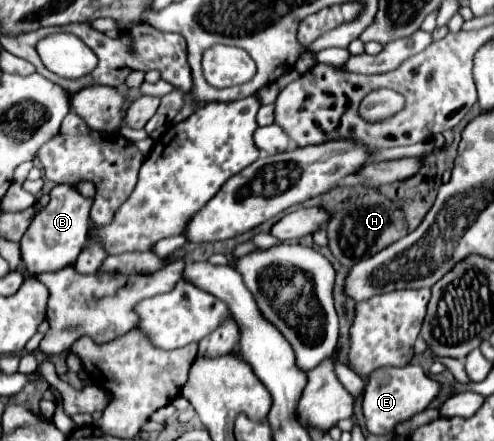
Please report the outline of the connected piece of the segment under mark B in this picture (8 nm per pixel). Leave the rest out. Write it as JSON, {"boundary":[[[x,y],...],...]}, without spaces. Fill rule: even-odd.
{"boundary":[[[58,184],[50,192],[50,204],[36,214],[30,228],[26,230],[26,234],[20,240],[22,260],[26,262],[28,272],[32,272],[32,274],[52,272],[52,270],[72,266],[76,262],[78,254],[82,252],[82,248],[86,246],[86,240],[88,240],[90,208],[92,208],[92,198],[82,196],[70,184]]]}

